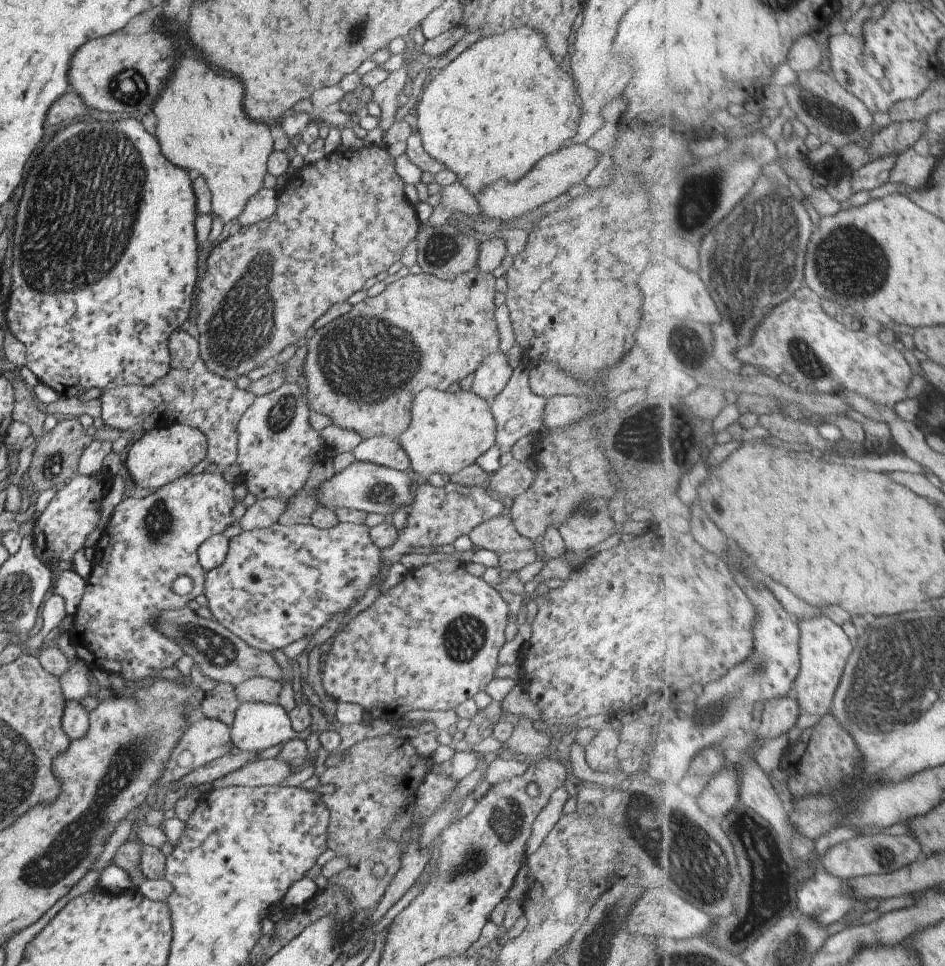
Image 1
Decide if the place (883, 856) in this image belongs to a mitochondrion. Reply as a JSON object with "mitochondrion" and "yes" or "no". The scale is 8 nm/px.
{"mitochondrion":"yes"}

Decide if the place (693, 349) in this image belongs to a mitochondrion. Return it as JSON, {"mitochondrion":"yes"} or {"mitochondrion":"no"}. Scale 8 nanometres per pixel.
{"mitochondrion":"yes"}

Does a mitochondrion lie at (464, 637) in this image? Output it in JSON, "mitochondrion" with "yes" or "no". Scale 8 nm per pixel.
{"mitochondrion":"yes"}

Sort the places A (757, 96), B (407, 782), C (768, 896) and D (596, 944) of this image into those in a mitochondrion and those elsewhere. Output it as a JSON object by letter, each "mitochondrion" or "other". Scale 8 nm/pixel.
{"A":"other","B":"other","C":"mitochondrion","D":"mitochondrion"}

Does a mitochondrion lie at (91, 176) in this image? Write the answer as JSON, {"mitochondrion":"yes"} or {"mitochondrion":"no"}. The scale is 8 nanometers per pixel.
{"mitochondrion":"yes"}

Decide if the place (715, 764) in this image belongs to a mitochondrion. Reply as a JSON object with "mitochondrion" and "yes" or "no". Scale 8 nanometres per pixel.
{"mitochondrion":"no"}

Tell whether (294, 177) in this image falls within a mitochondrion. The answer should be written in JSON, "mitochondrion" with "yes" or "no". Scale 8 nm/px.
{"mitochondrion":"no"}

